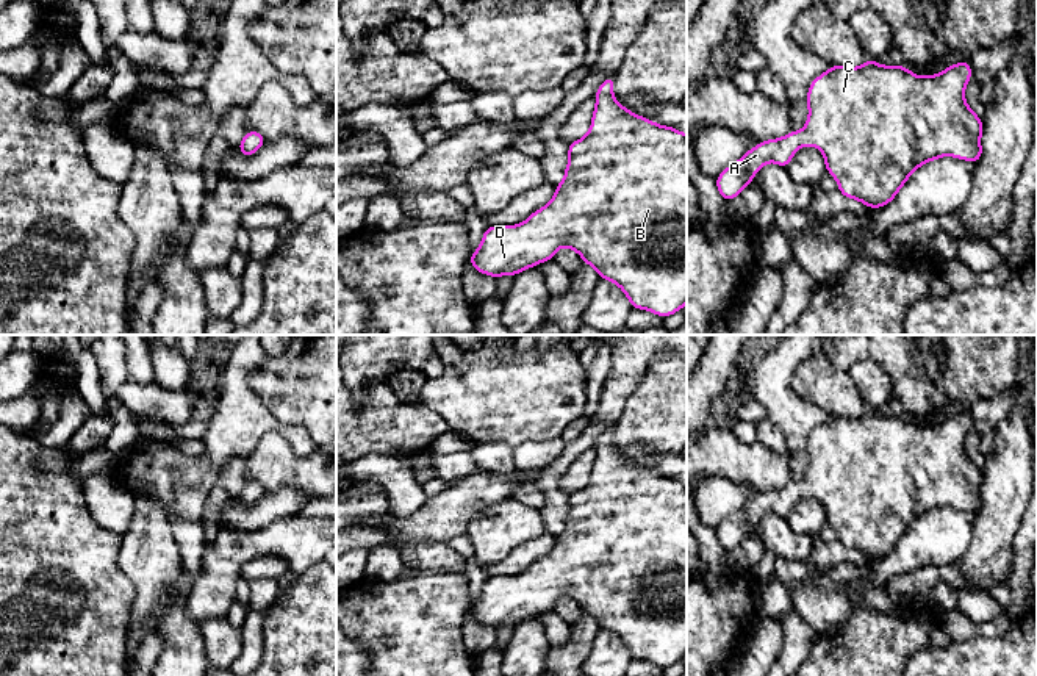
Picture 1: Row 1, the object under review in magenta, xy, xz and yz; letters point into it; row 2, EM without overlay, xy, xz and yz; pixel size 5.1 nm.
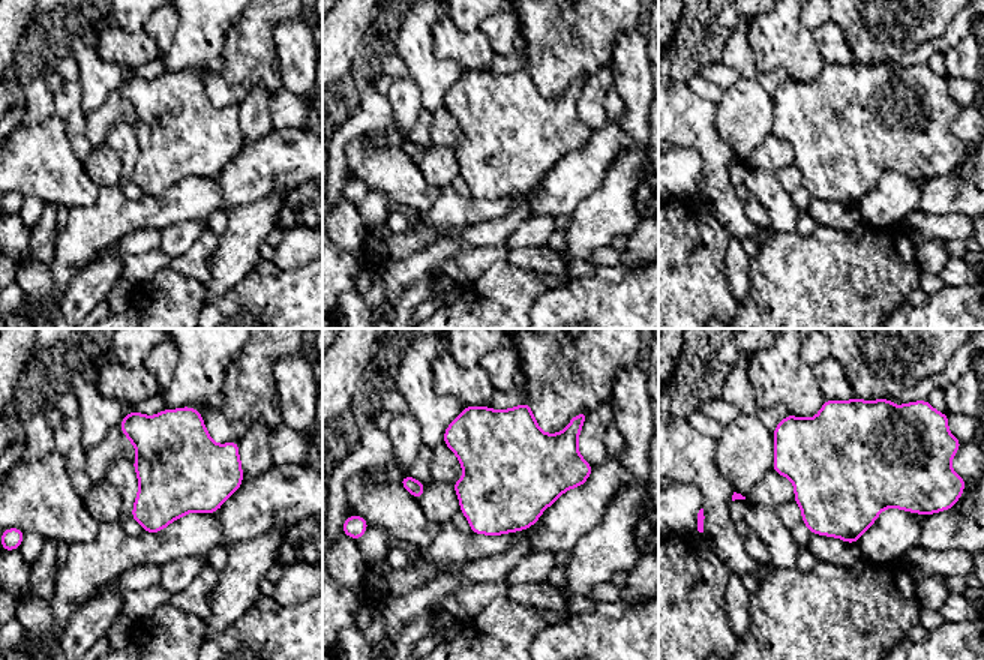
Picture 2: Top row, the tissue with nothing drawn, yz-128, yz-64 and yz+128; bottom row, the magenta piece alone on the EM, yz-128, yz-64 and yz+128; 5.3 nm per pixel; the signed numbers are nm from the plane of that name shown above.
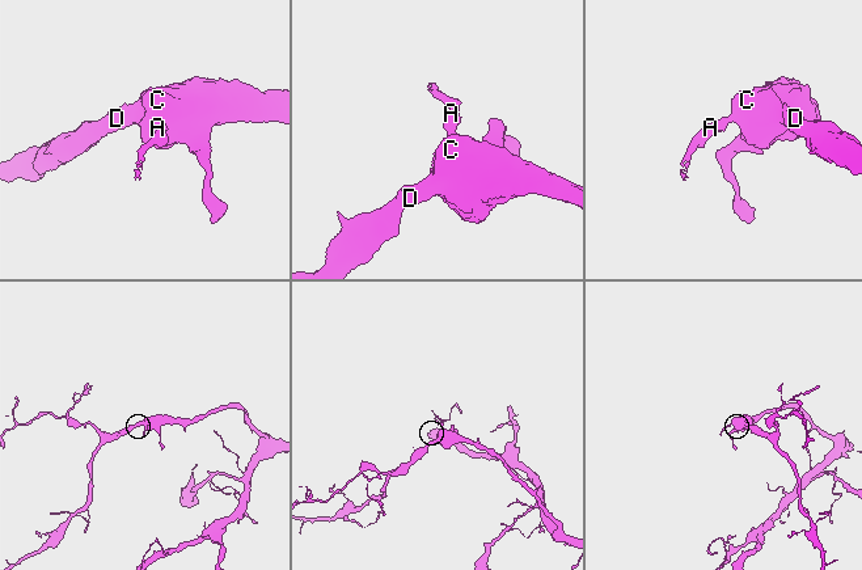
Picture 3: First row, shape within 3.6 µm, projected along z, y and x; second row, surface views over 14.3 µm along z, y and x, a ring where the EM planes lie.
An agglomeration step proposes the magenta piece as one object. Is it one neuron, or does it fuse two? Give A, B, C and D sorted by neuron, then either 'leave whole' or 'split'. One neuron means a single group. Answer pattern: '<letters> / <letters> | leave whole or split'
A B C D | leave whole

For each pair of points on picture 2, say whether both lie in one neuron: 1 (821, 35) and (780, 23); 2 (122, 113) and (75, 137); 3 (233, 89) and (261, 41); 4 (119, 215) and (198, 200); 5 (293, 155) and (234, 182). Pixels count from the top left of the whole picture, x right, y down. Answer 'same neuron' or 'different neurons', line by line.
1: different neurons
2: different neurons
3: same neuron
4: same neuron
5: same neuron

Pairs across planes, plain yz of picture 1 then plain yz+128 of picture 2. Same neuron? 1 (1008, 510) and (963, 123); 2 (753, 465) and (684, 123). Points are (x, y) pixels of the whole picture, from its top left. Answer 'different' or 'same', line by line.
1: same
2: same

